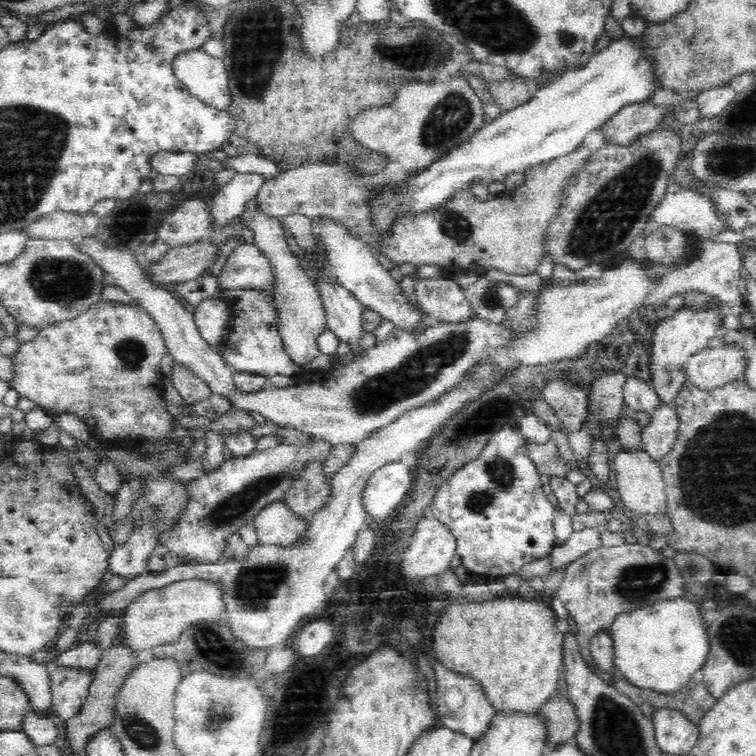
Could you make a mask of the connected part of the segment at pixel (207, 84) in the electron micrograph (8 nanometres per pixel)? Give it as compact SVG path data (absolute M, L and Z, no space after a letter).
M201 48L186 51L174 58L173 71L188 92L204 104L228 110L231 92L228 71L222 59L212 57Z

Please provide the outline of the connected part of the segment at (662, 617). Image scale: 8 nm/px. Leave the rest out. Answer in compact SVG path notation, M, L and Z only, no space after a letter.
M682 597L673 600L664 600L644 606L632 612L618 614L614 624L608 628L614 645L614 664L616 668L628 679L630 684L638 688L652 689L657 693L675 693L686 686L696 670L701 670L710 652L708 634L704 628L704 620L700 610L694 602L683 600Z

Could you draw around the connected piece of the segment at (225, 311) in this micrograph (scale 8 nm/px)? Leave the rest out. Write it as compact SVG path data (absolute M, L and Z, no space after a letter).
M221 295L204 299L194 312L200 335L222 355L224 334L232 330L232 311Z

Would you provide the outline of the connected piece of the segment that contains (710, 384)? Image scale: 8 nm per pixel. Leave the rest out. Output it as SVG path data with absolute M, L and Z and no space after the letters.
M715 342L688 360L686 384L706 391L715 390L742 379L747 363L746 351L740 345L726 347Z

